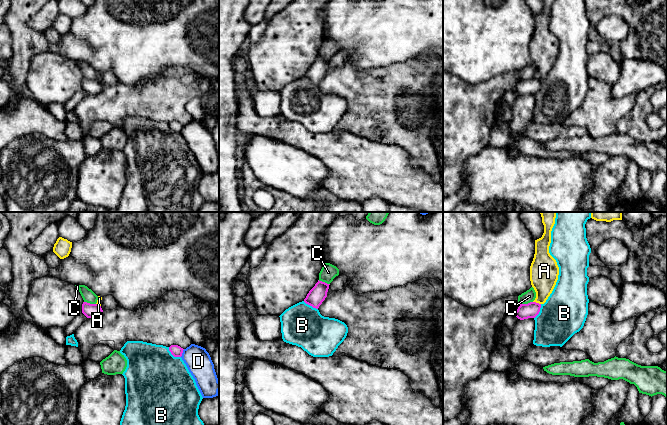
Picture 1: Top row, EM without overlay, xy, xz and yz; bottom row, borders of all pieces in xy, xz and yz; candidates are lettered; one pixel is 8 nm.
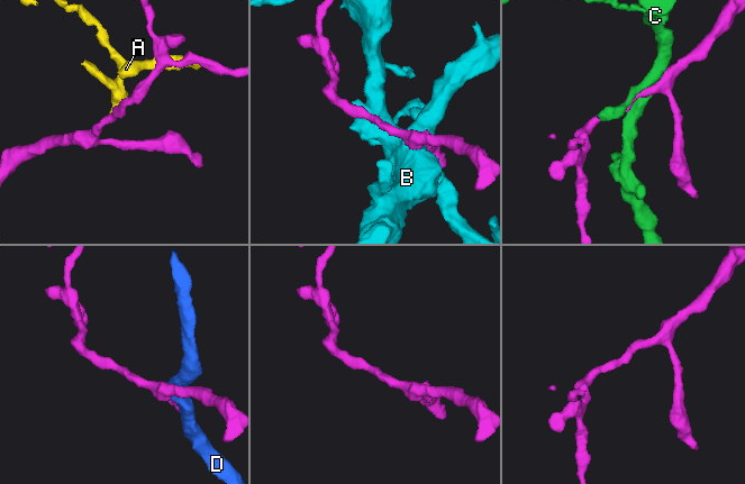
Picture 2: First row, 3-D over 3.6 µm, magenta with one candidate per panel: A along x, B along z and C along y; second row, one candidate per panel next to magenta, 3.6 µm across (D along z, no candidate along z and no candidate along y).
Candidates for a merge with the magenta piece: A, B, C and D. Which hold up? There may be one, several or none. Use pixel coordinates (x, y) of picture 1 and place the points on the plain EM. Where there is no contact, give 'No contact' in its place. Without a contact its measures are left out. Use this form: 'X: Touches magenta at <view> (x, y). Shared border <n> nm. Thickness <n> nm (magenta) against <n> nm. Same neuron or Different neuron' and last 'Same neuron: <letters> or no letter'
A: Touches magenta at yz (537, 79). Shared border 70 nm. Thickness 120 nm (magenta) against 220 nm. Different neuron
B: Touches magenta at xy (173, 131). Shared border 130 nm. Thickness 90 nm (magenta) against 500 nm. Different neuron
C: Touches magenta at yz (526, 80). Shared border 110 nm. Thickness 120 nm (magenta) against 100 nm. Different neuron
D: Touches magenta at xy (182, 128). Shared border 70 nm. Thickness 90 nm (magenta) against 200 nm. Different neuron
Same neuron: no letter

